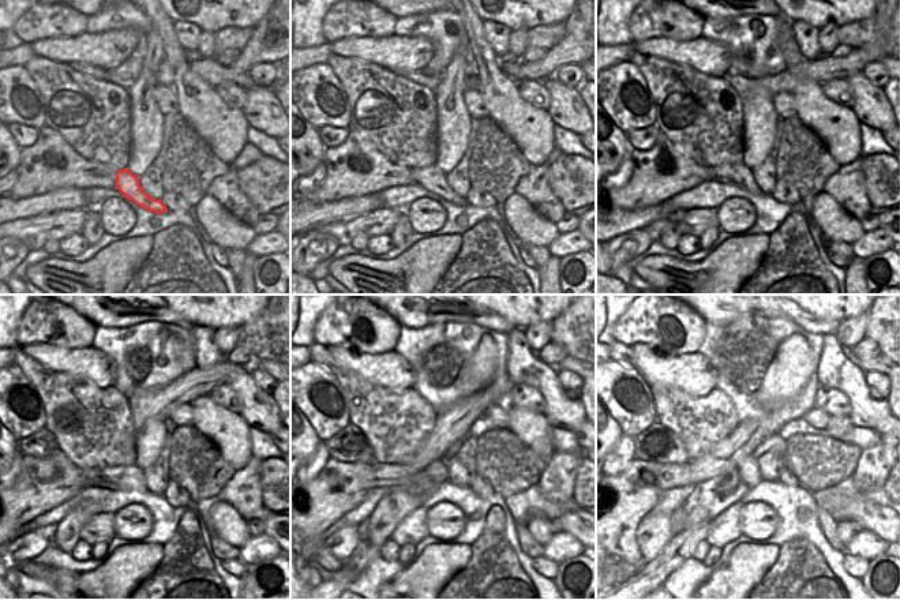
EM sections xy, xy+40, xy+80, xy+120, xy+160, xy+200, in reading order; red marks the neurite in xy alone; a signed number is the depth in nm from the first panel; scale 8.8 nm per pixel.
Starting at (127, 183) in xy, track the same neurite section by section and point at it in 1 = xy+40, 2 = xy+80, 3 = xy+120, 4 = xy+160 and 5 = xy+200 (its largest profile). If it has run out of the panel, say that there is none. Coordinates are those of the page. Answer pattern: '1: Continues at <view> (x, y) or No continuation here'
1: Continues at xy+40 (432, 179)
2: Continues at xy+80 (739, 175)
3: Continues at xy+120 (127, 479)
4: Continues at xy+160 (381, 476)
5: Continues at xy+200 (667, 476)

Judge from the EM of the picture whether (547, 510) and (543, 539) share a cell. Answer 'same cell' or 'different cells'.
different cells

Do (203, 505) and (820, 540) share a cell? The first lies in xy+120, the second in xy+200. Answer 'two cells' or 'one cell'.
two cells

